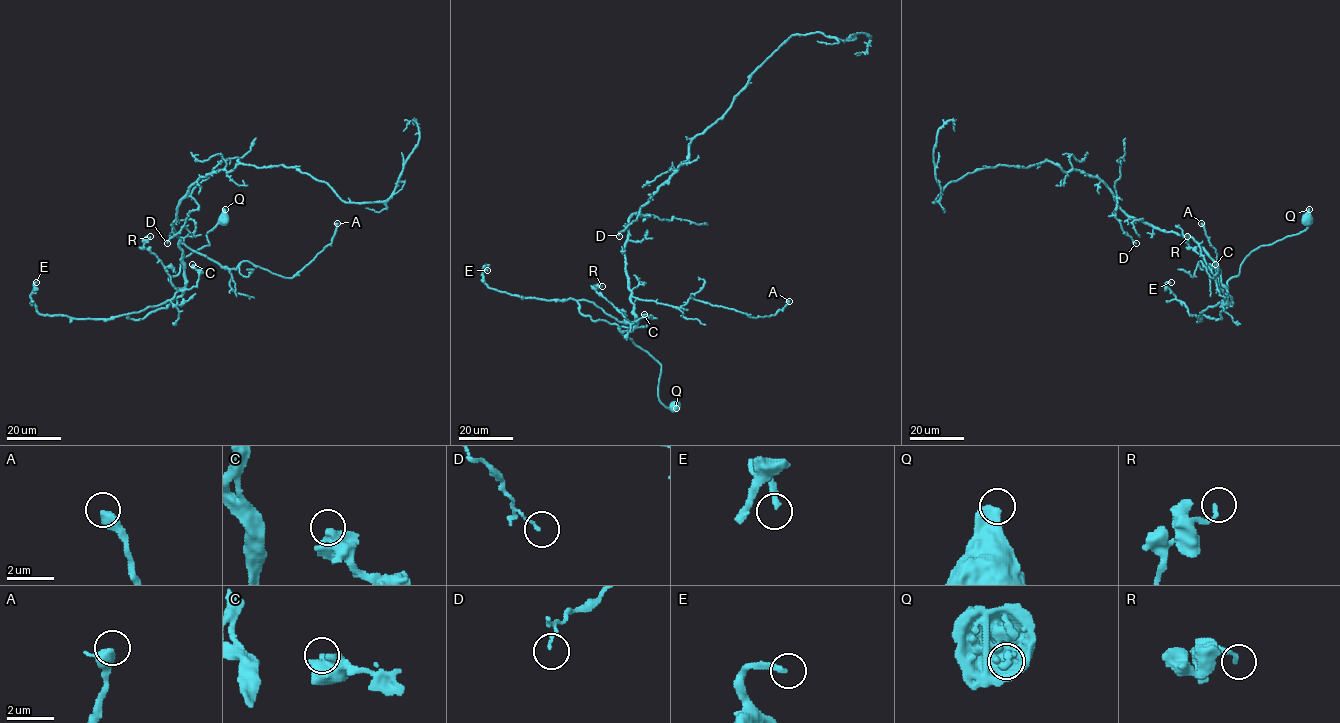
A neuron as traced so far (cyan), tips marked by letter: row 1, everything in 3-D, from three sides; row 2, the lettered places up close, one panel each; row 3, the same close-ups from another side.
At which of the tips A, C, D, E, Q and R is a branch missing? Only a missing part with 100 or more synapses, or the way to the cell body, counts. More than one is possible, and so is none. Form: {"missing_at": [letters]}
{"missing_at": ["E"]}

